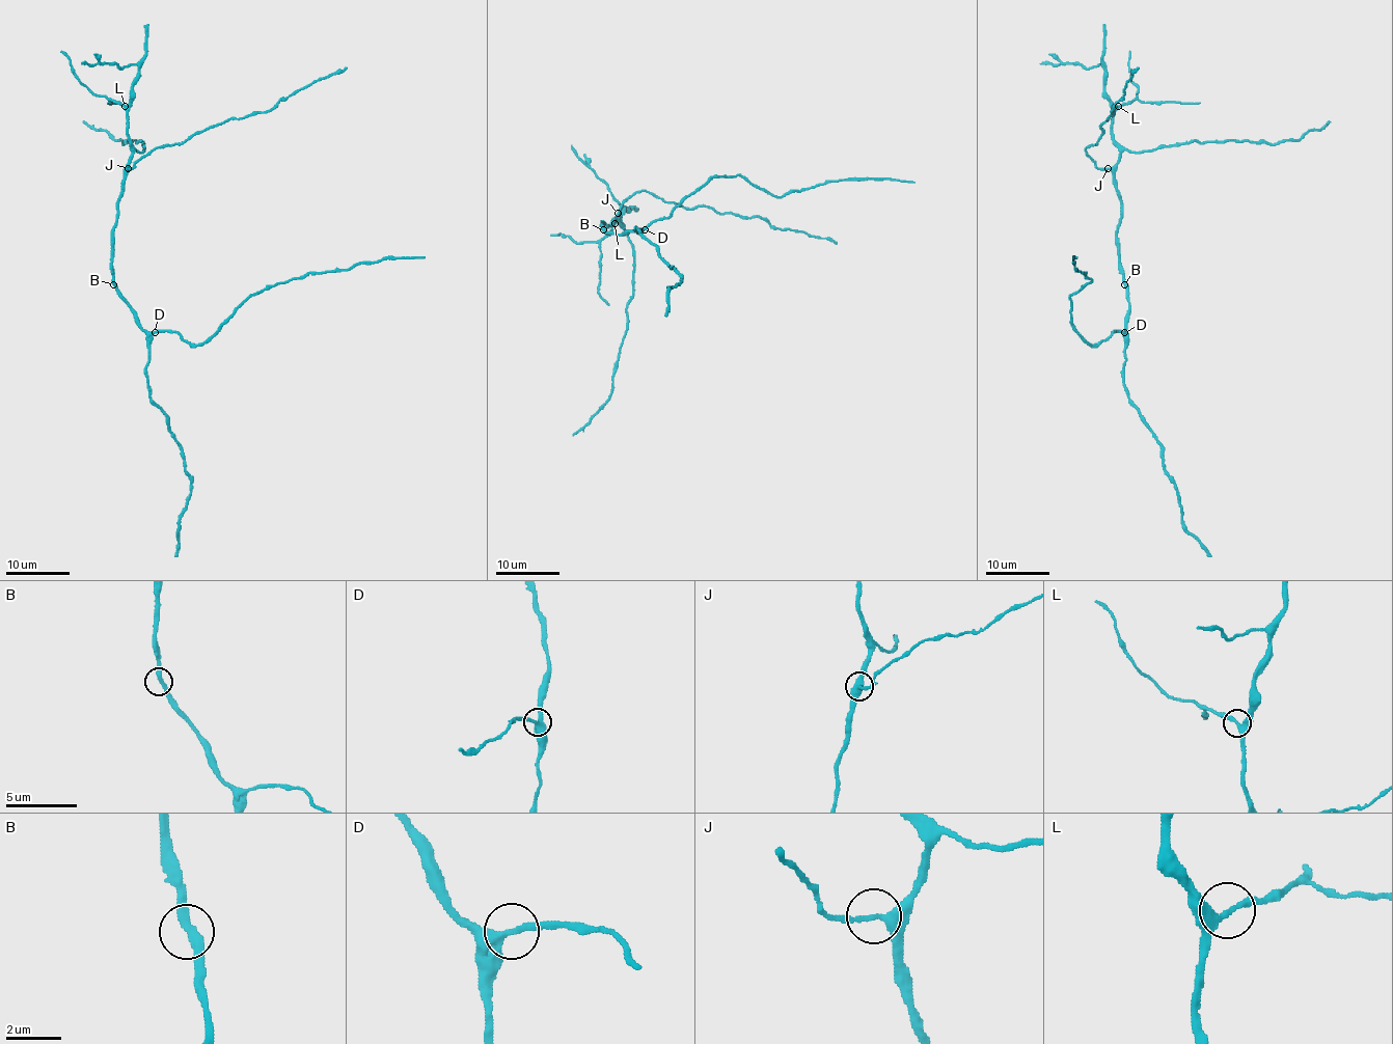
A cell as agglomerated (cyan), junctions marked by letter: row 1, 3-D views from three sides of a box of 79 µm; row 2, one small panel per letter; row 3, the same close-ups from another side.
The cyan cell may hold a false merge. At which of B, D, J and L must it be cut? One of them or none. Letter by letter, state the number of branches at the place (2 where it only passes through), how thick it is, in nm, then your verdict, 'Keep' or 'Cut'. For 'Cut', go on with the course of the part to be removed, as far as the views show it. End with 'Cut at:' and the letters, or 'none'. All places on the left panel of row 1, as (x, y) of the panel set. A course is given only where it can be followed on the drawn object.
B: Branches: 2. Thickness 320 nm. Keep
D: Branches: 2. Thickness 320 nm. Keep
J: Branches: 2. Thickness 300 nm. Keep
L: Branches: 2. Thickness 280 nm. Keep
Cut at: none

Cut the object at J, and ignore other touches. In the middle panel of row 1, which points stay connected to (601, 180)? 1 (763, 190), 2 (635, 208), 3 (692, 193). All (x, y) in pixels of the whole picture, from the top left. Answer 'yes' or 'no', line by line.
1: yes
2: yes
3: yes

